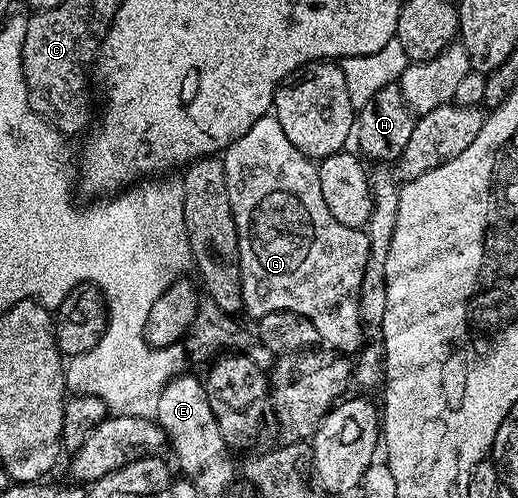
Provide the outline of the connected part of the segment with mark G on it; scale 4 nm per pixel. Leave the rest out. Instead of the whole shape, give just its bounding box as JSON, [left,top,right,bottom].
[220,115,370,355]

